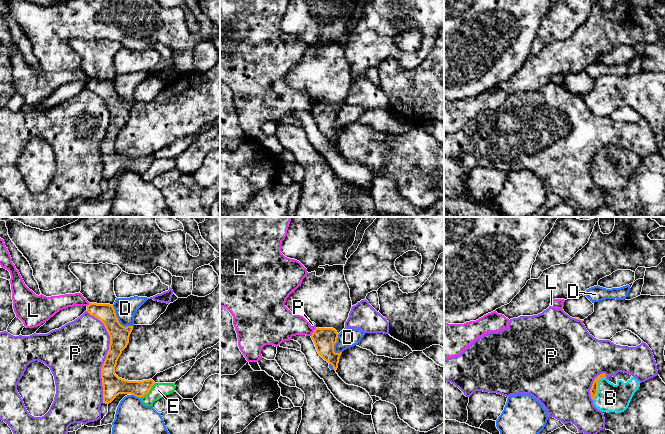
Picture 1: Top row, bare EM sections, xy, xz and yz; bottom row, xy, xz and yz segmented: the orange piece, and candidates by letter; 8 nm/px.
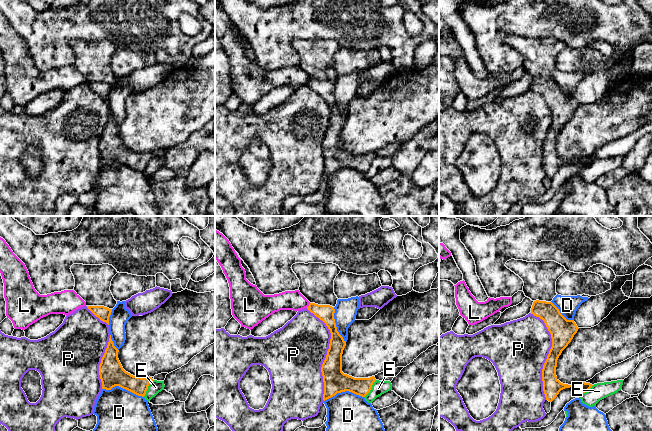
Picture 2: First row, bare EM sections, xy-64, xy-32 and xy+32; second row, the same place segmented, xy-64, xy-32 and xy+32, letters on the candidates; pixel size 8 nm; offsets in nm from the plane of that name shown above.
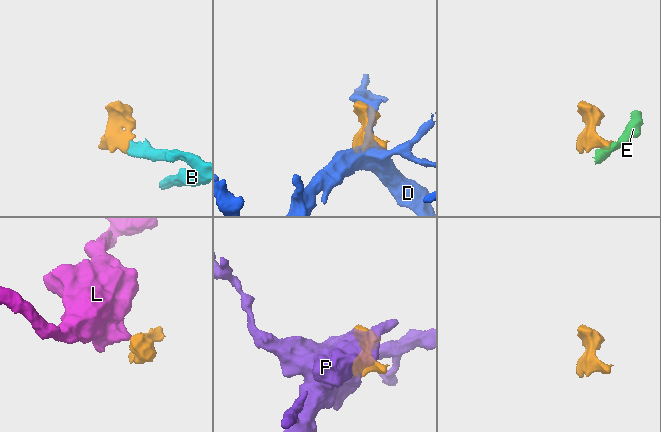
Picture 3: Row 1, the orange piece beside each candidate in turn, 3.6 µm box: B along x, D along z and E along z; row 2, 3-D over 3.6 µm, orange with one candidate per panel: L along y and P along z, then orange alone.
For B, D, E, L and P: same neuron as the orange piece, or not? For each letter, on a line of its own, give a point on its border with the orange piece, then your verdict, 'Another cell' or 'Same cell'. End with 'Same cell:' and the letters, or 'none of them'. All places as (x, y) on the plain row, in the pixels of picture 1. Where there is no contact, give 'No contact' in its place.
B: Touches orange at yz (597, 163). Same cell
D: Touches orange at xy (117, 96). Another cell
E: Touches orange at xy (148, 168). Another cell
L: Touches orange at xz (312, 109). Another cell
P: Touches orange at xy (107, 130). Another cell
Same cell: B

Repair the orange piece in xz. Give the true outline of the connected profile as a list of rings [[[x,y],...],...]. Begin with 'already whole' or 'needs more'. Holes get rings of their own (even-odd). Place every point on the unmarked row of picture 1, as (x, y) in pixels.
already whole; [[[316,104],[311,111],[318,130],[336,147],[339,134],[342,130],[334,128],[334,121],[337,118],[338,109],[333,104]]]

